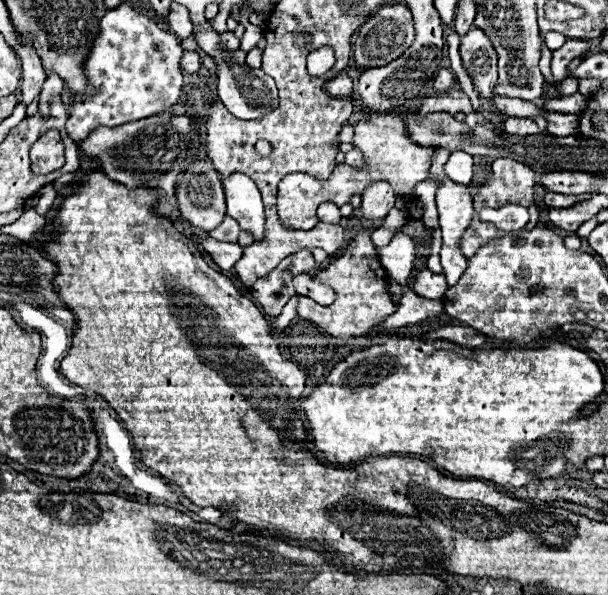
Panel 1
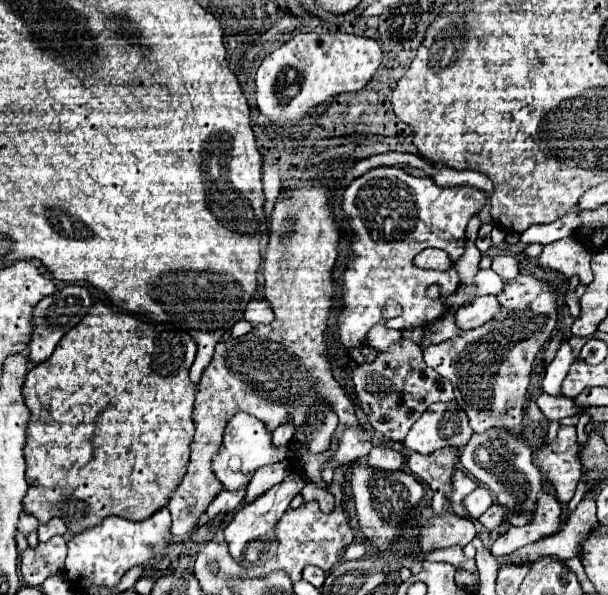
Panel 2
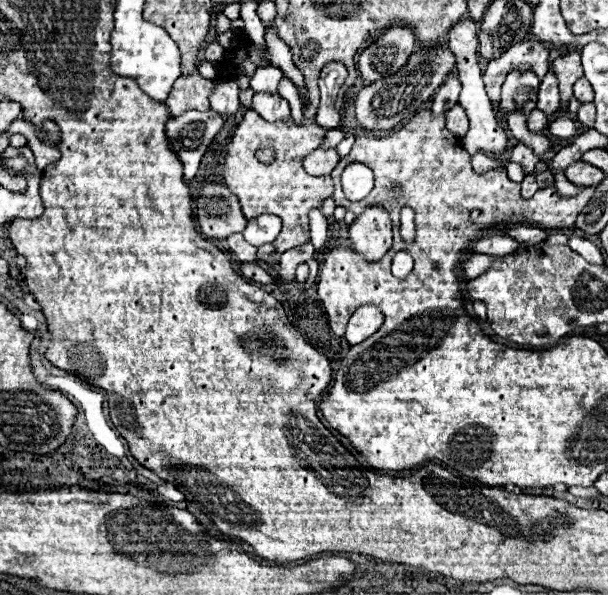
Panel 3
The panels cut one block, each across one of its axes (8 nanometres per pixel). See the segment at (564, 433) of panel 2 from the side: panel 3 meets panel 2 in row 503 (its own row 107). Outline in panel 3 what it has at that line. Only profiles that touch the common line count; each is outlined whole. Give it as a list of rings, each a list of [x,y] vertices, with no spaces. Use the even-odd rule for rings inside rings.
[[[568,52],[554,60],[554,72],[560,82],[560,104],[568,108],[568,100],[572,98],[572,86],[578,78],[584,76],[580,64],[580,52]]]

